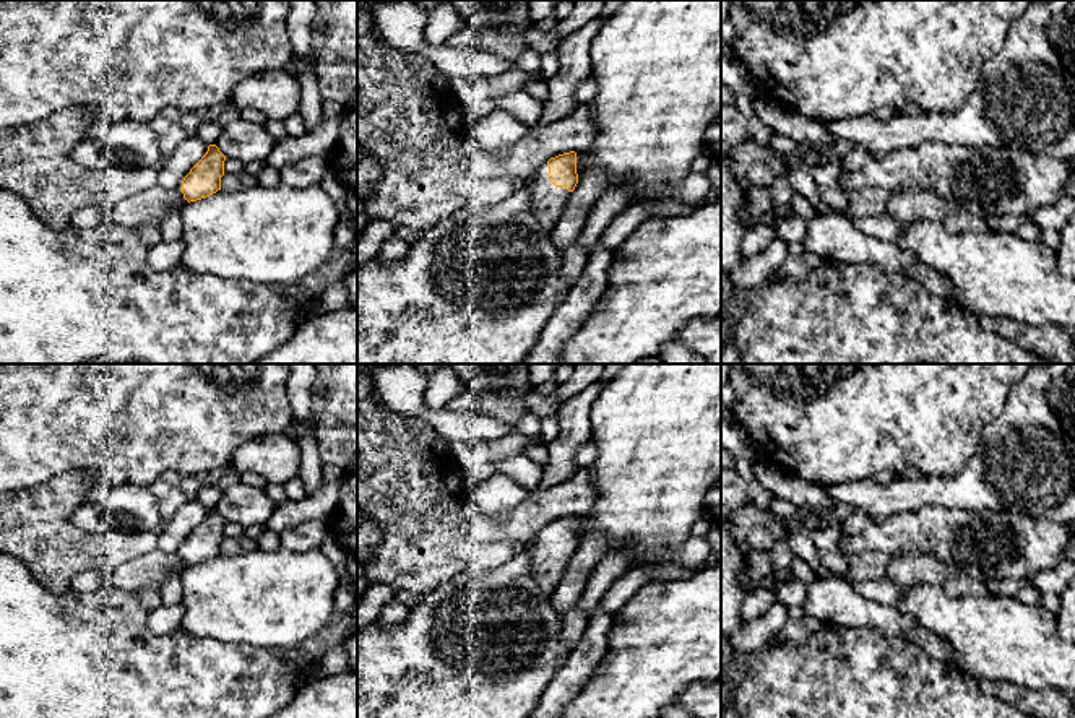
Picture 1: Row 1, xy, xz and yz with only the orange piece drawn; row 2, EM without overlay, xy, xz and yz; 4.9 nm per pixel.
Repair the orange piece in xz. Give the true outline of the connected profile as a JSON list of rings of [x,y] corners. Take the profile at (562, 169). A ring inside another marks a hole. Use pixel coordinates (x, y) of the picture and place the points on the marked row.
[[[563,153],[538,166],[531,174],[531,213],[552,229],[578,184],[576,153]]]

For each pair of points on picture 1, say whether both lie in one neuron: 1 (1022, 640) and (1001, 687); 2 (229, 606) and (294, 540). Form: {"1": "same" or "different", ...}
{"1": "different", "2": "different"}

